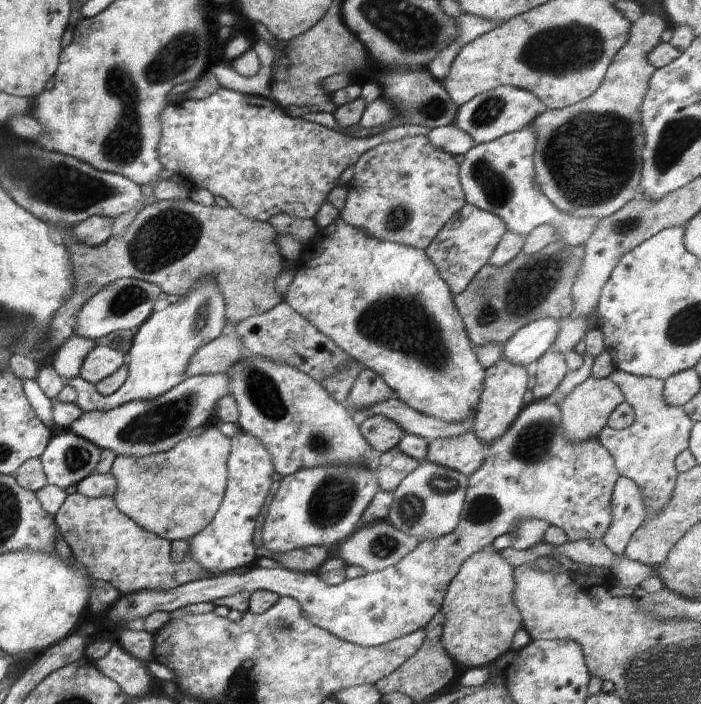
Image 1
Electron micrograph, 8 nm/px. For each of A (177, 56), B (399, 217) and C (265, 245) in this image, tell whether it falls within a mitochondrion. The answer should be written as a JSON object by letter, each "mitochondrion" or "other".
{"A":"mitochondrion","B":"mitochondrion","C":"other"}

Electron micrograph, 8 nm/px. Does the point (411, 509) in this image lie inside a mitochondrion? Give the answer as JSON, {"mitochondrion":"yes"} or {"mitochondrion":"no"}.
{"mitochondrion":"yes"}

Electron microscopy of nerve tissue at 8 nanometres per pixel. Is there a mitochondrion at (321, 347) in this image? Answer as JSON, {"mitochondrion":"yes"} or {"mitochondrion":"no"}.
{"mitochondrion":"no"}

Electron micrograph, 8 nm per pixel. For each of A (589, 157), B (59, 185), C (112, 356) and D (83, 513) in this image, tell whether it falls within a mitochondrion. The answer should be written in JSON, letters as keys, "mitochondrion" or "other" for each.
{"A":"mitochondrion","B":"mitochondrion","C":"other","D":"other"}

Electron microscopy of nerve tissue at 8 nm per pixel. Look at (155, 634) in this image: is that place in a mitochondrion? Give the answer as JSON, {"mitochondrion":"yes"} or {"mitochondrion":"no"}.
{"mitochondrion":"no"}

